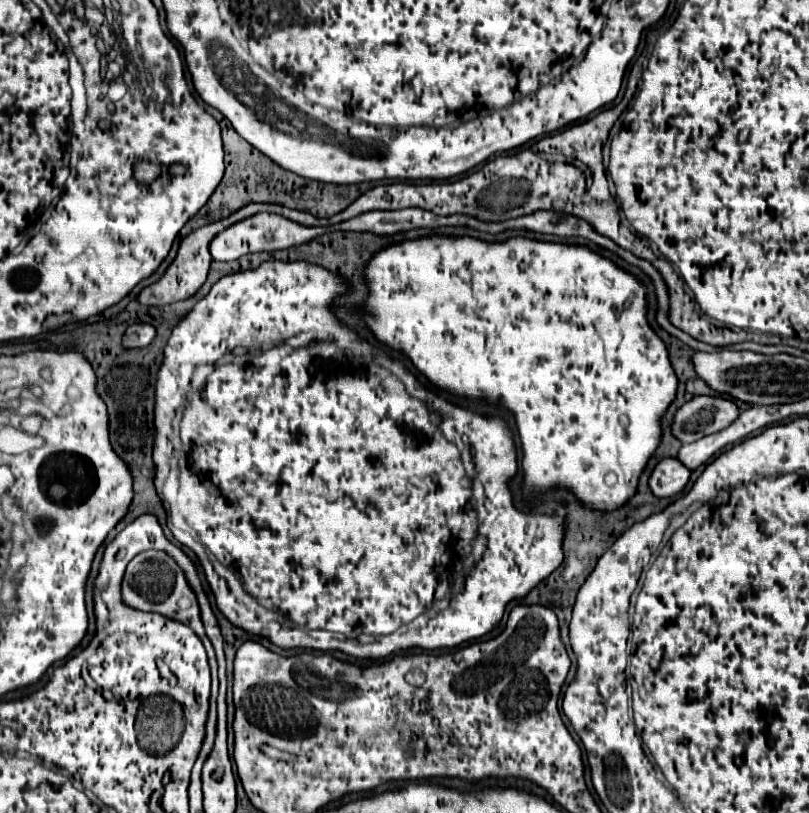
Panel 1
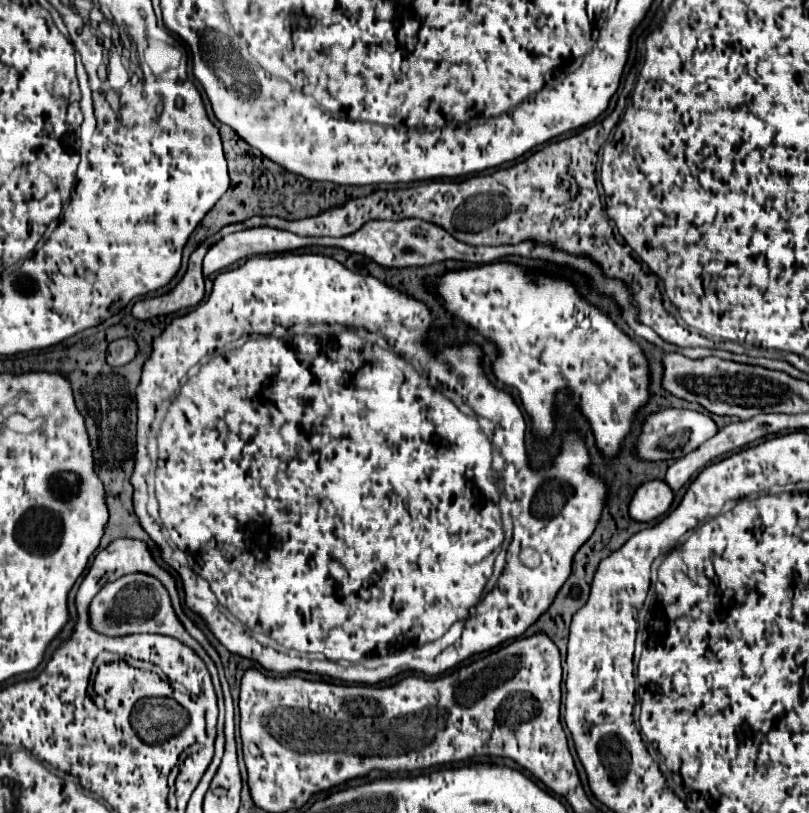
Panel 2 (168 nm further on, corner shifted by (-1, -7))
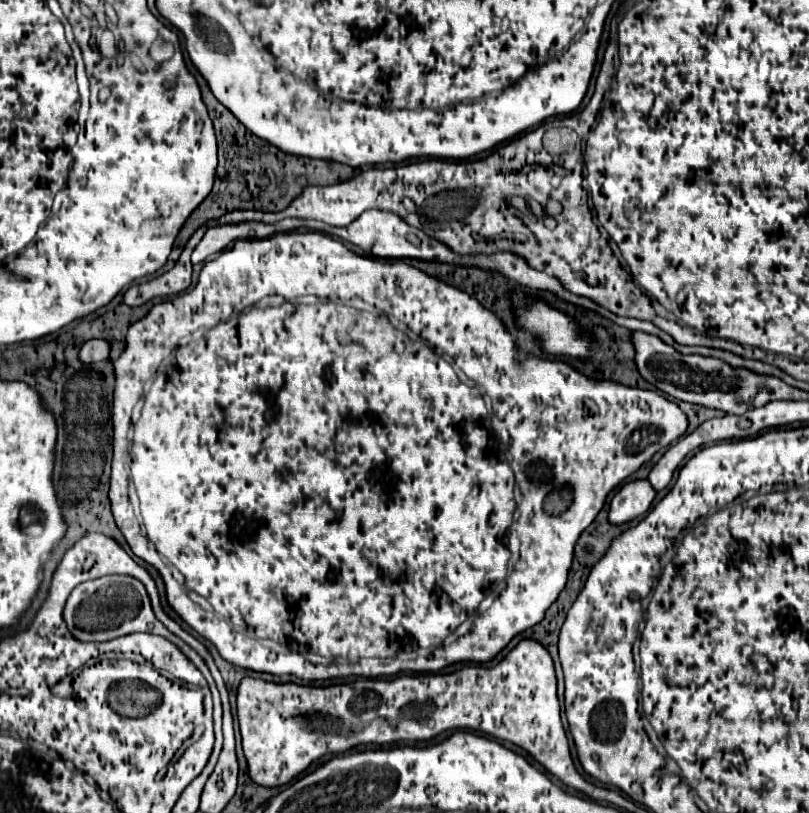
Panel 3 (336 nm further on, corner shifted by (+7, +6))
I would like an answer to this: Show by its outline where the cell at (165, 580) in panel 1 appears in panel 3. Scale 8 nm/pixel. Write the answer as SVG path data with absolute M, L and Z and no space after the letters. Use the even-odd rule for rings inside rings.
M108 575L104 579L94 579L88 583L80 583L68 597L64 605L64 621L68 631L78 641L112 641L130 633L152 633L174 643L184 655L192 651L184 641L172 635L152 613L150 599L146 595L144 585L138 579L126 575Z

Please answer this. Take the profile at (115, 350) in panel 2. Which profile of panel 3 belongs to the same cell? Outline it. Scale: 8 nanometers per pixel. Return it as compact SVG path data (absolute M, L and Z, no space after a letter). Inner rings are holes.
M90 339L82 345L78 355L82 363L96 363L96 361L106 359L108 351L110 351L110 345L104 339Z

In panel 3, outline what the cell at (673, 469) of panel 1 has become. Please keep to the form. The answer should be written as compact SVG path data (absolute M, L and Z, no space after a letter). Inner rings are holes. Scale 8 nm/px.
M630 481L626 483L612 499L608 523L610 525L624 525L640 515L644 515L652 501L656 491L648 481Z

